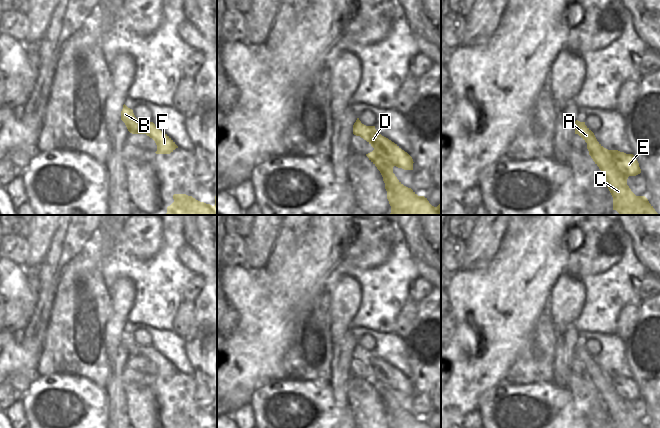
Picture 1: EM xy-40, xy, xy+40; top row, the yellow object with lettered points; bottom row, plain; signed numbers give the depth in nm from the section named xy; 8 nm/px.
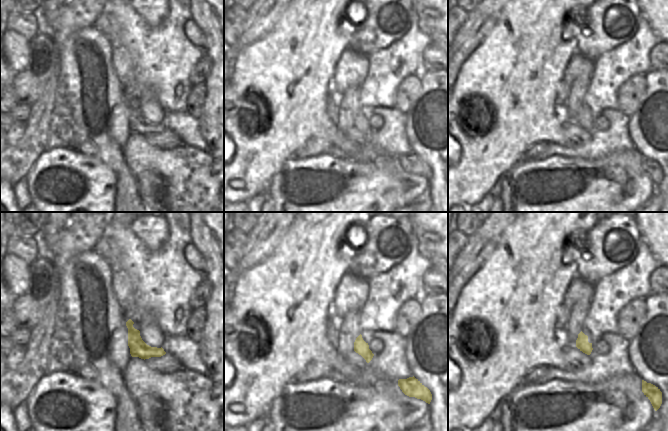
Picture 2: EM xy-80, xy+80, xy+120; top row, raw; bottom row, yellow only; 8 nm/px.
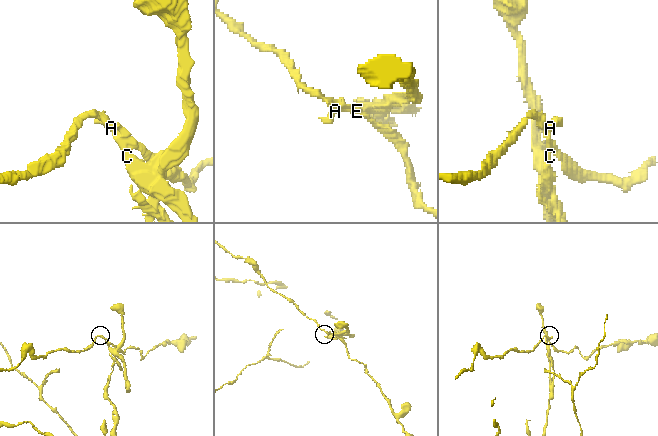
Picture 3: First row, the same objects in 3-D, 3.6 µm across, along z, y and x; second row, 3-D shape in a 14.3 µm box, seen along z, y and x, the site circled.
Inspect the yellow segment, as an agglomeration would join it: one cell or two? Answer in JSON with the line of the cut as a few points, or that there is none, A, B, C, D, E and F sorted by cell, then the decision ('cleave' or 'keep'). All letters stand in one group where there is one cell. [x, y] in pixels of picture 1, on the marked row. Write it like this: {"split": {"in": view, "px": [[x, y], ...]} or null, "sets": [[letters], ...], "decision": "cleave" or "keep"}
{"split": {"in": "xy+40", "px": [[601, 169], [609, 169], [613, 162], [628, 176]]}, "sets": [["A", "B", "D", "E", "F"], ["C"]], "decision": "cleave"}

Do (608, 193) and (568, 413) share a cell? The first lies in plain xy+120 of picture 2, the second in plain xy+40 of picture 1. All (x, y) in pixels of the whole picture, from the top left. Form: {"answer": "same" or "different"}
{"answer": "same"}

